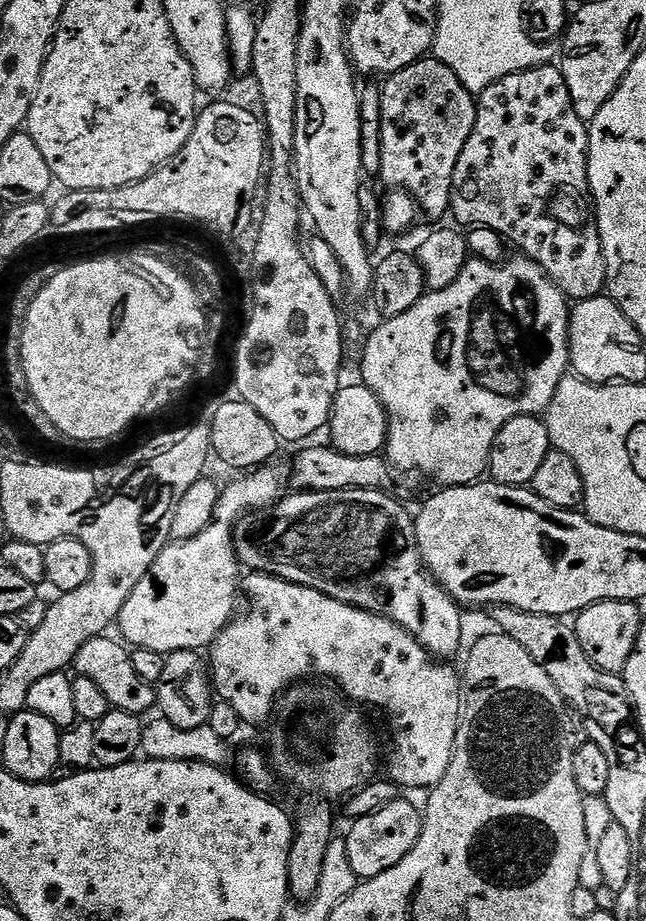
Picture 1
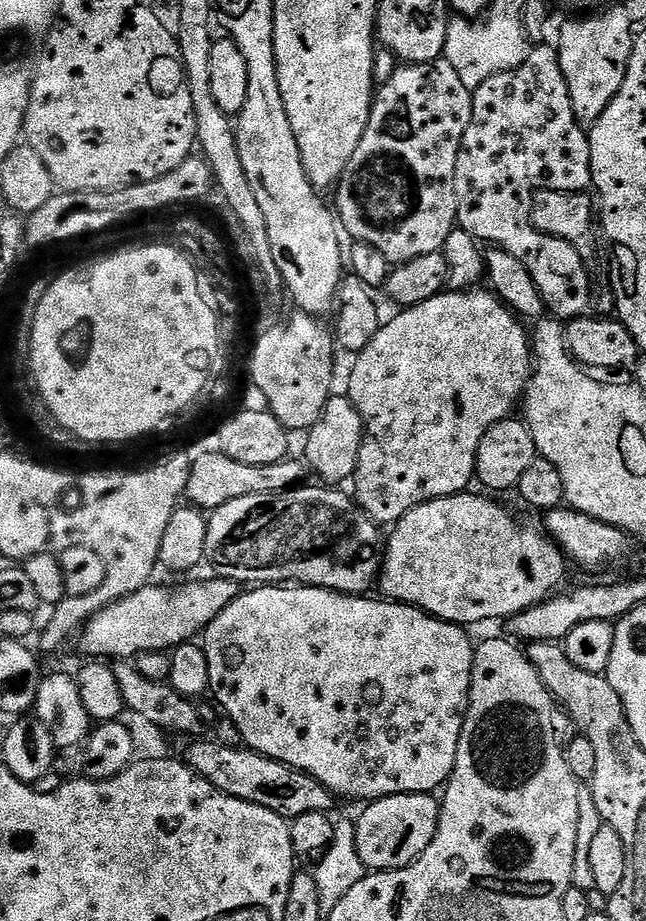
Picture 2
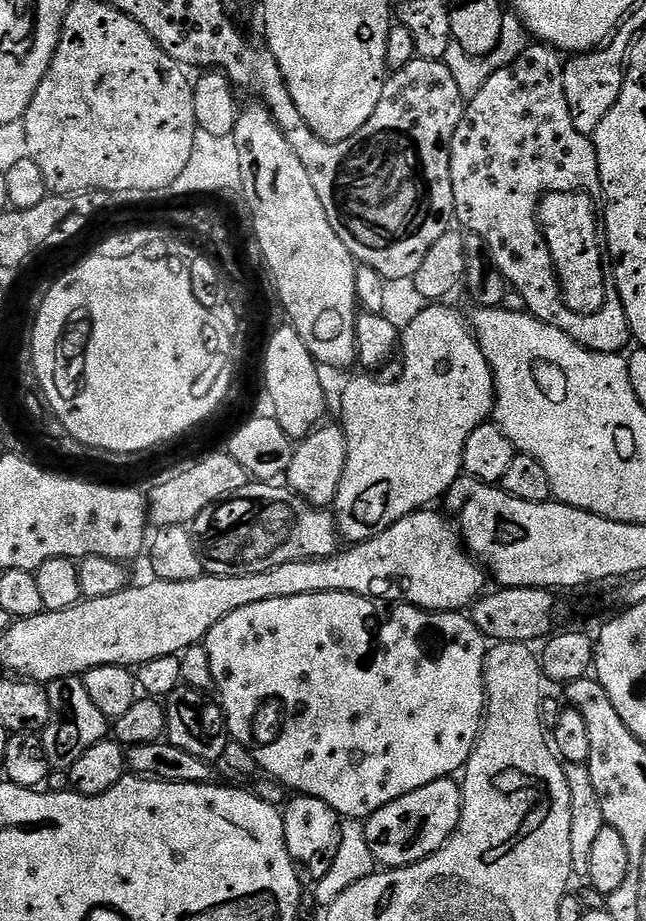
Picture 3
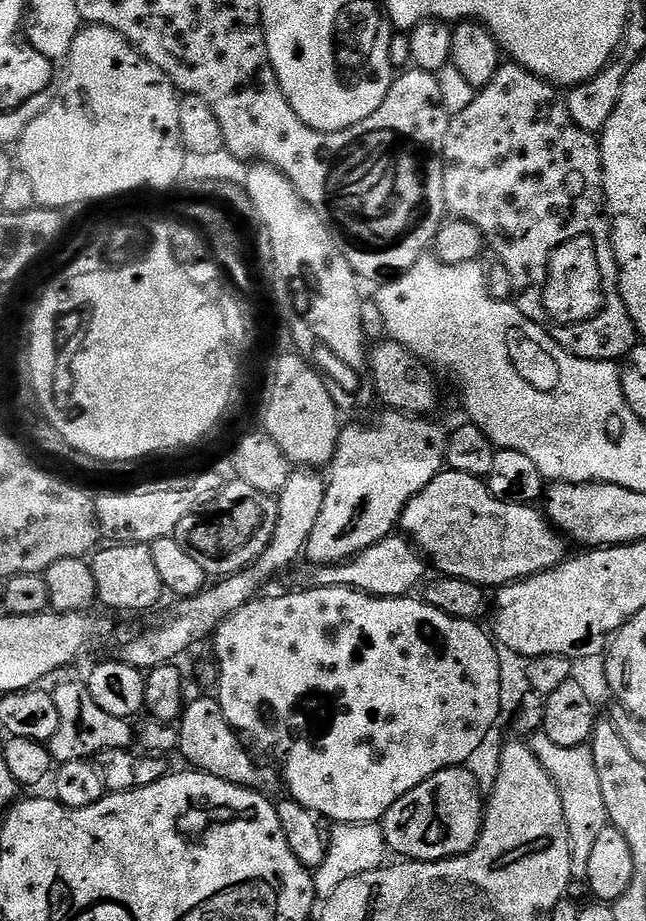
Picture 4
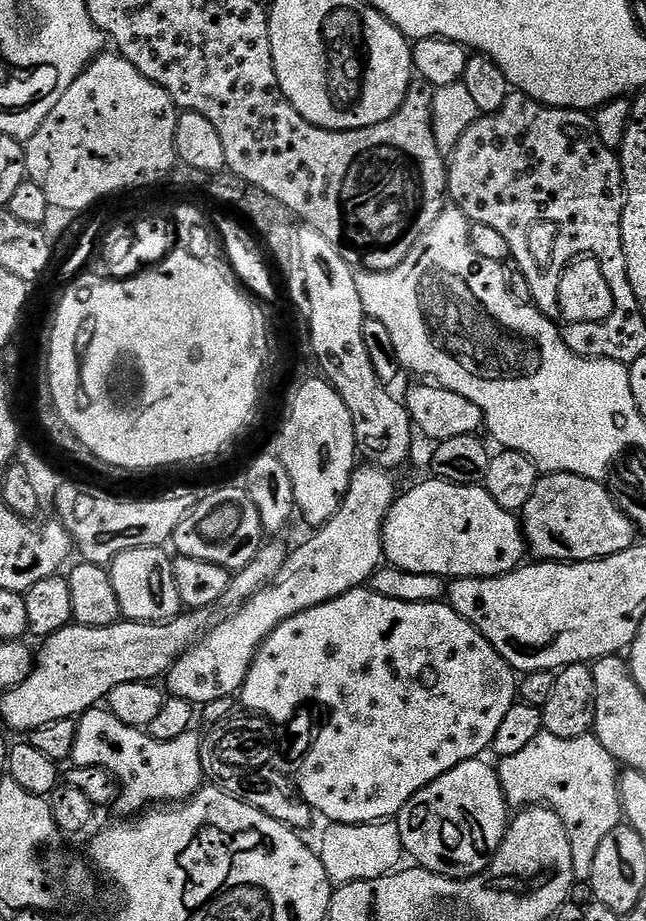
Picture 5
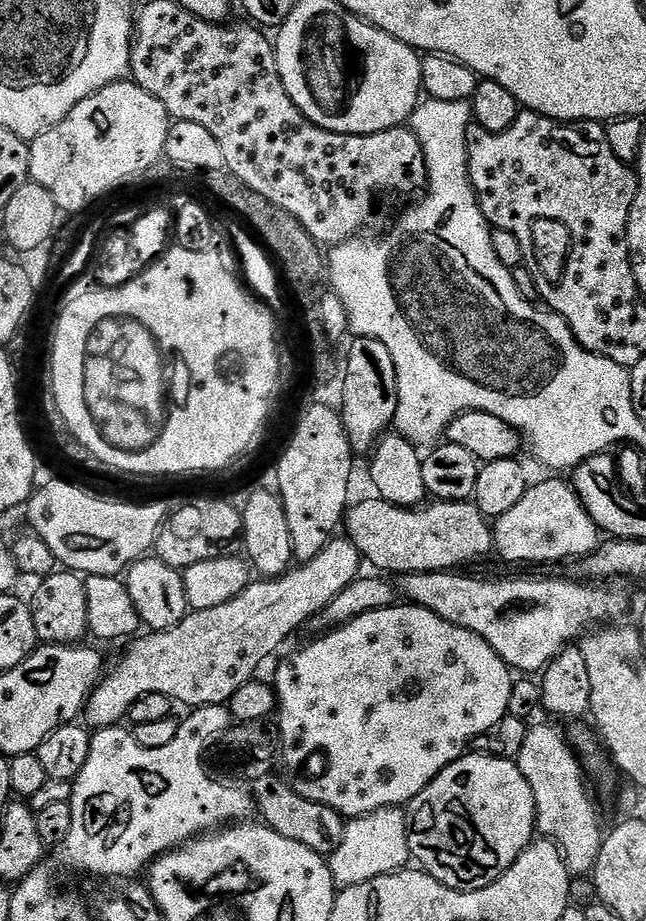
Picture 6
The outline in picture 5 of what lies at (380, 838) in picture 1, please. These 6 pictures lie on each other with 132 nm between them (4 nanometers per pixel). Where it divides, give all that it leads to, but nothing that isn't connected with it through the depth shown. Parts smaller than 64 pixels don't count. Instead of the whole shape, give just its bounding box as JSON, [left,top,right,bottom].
[398,758,510,880]

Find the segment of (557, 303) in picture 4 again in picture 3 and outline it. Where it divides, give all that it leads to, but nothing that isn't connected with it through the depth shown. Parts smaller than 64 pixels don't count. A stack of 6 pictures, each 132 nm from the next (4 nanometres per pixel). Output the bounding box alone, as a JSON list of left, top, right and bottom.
[537,191,608,314]

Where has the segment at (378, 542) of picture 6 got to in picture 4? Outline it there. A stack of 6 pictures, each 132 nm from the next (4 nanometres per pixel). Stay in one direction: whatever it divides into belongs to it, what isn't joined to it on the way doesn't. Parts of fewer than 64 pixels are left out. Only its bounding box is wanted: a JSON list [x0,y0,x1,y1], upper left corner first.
[399,470,569,590]

